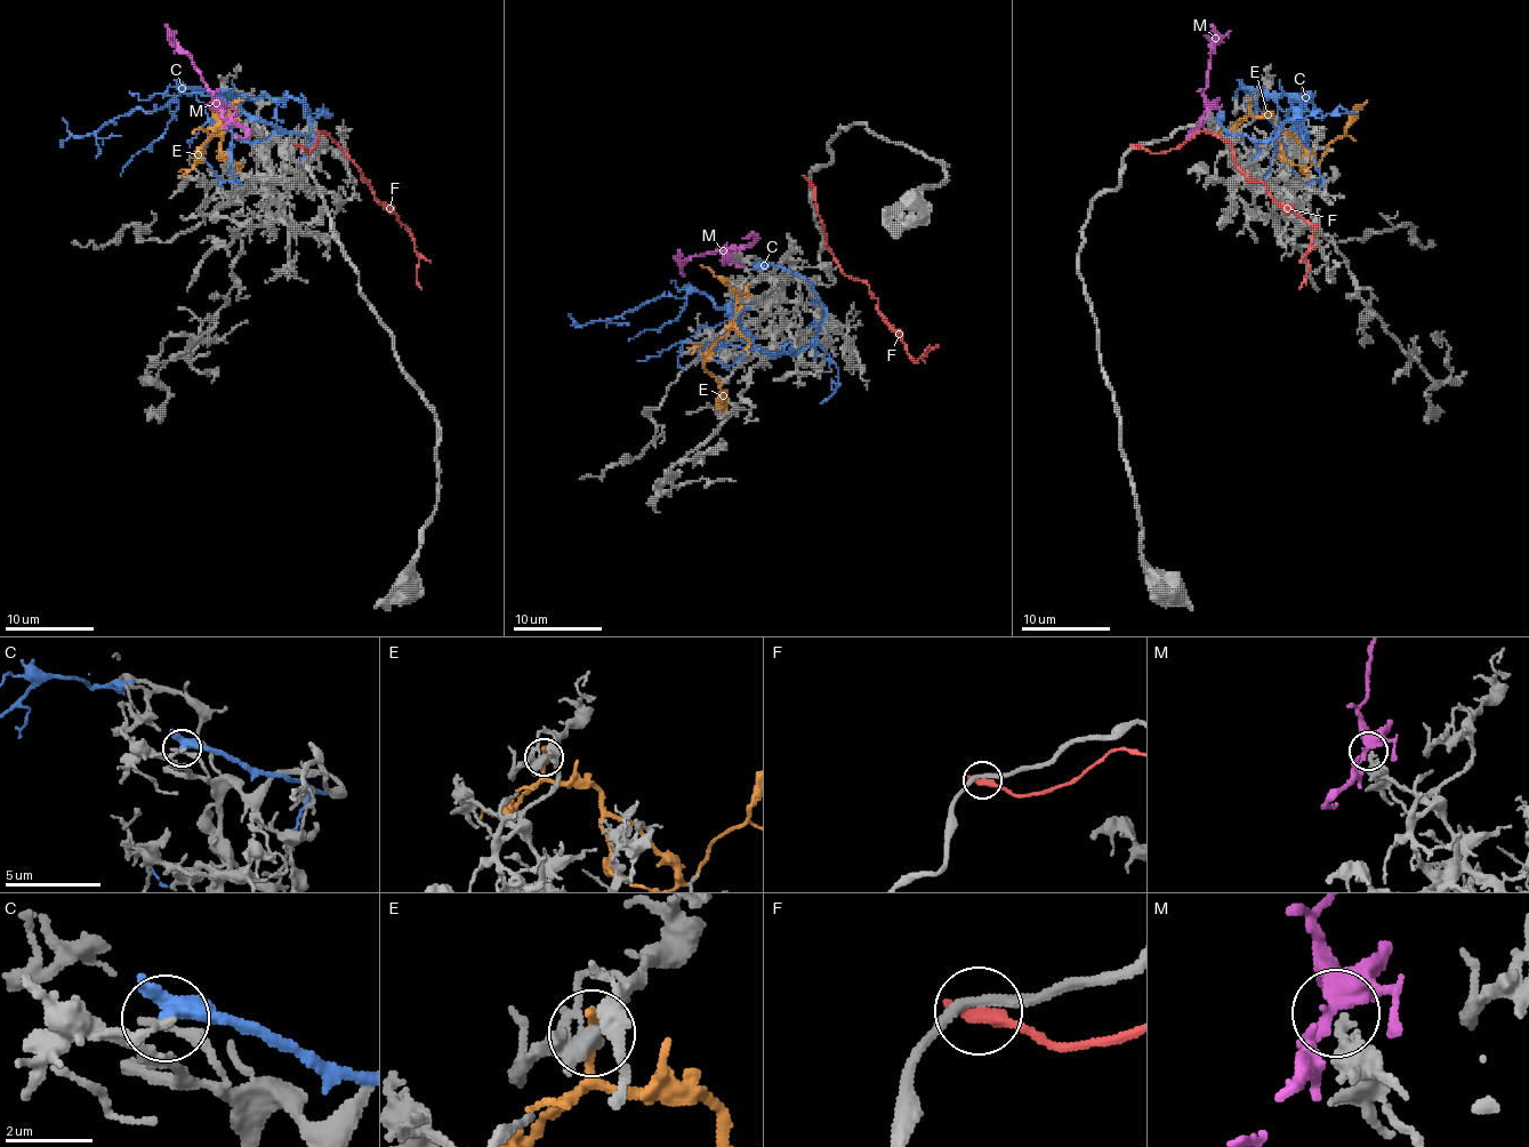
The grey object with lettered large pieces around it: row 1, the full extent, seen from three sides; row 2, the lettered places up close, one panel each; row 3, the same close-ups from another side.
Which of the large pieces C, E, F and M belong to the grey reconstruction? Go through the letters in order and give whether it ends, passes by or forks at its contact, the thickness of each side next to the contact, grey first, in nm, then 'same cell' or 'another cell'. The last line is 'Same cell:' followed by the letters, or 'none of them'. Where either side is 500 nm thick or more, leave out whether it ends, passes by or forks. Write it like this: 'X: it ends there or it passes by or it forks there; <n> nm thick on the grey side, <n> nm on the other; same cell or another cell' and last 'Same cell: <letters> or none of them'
C: it passes by; 170 nm thick on the grey side, 400 nm on the other; another cell
E: it ends there; 320 nm thick on the grey side, 280 nm on the other; another cell
F: it ends there; 240 nm thick on the grey side, 400 nm on the other; another cell
M: it forks there; 280 nm thick on the grey side, 340 nm on the other; another cell
Same cell: none of them

